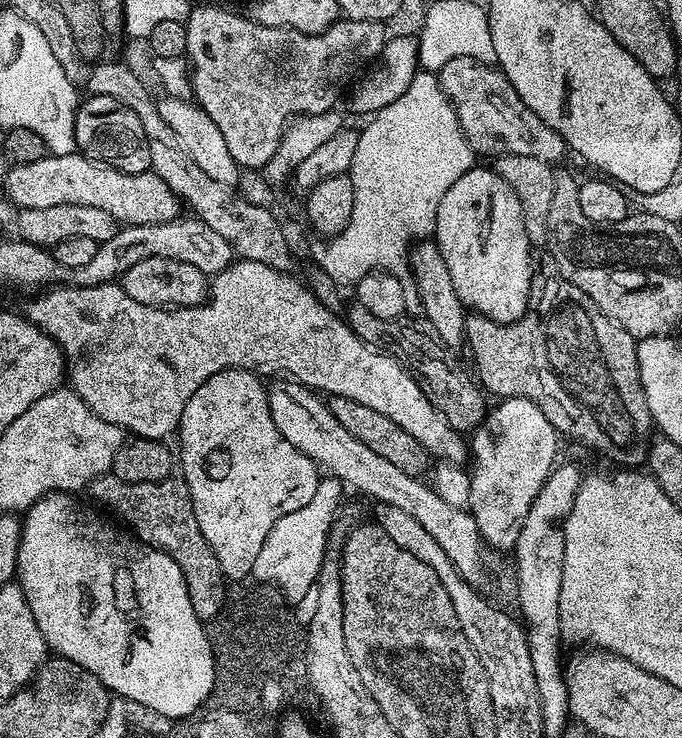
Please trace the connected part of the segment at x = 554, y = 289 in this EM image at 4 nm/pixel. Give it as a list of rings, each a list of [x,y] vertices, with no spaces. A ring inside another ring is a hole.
[[[544,254],[544,257],[539,257],[538,263],[535,265],[534,271],[532,273],[532,281],[530,282],[530,298],[528,299],[528,309],[522,314],[522,318],[520,320],[515,320],[512,324],[499,324],[498,322],[494,322],[490,318],[486,318],[485,316],[479,314],[472,314],[467,317],[464,321],[464,338],[466,341],[466,349],[468,348],[468,352],[472,355],[472,364],[476,367],[476,372],[474,371],[475,379],[478,381],[480,388],[483,389],[485,393],[491,394],[493,392],[496,395],[496,398],[511,398],[513,396],[517,396],[518,398],[522,398],[523,400],[529,400],[530,402],[534,402],[534,406],[538,406],[538,410],[542,410],[542,414],[546,414],[546,418],[552,425],[556,428],[557,433],[561,437],[564,436],[573,436],[576,440],[581,440],[582,443],[585,444],[588,448],[593,448],[596,452],[601,452],[602,455],[606,456],[608,459],[613,460],[614,463],[620,464],[616,466],[623,466],[628,470],[636,470],[641,467],[647,461],[648,458],[648,445],[652,443],[654,436],[653,433],[648,433],[648,431],[653,431],[654,425],[652,423],[652,415],[650,414],[650,406],[646,406],[646,394],[642,390],[642,378],[640,377],[640,371],[638,370],[638,354],[636,353],[636,345],[638,343],[635,336],[632,336],[626,330],[622,330],[618,327],[615,322],[611,318],[609,318],[606,314],[602,314],[602,310],[598,310],[598,306],[590,297],[586,294],[582,294],[582,290],[578,290],[578,286],[574,286],[570,281],[563,276],[558,270],[558,266],[556,265],[556,260],[551,256],[551,254]]]

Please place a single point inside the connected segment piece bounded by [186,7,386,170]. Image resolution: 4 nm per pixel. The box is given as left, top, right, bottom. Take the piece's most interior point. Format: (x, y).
(253, 80)

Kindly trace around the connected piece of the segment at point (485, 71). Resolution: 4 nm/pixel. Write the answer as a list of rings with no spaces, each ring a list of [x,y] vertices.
[[[463,56],[446,62],[438,75],[440,88],[454,106],[466,142],[477,157],[526,154],[526,158],[538,158],[551,165],[563,158],[566,153],[563,138],[550,130],[550,126],[546,126],[546,122],[542,122],[542,118],[538,118],[538,114],[534,114],[534,110],[530,110],[522,98],[518,98],[518,90],[510,86],[499,67]]]

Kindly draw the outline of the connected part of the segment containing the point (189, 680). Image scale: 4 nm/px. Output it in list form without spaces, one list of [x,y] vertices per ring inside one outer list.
[[[48,492],[38,502],[34,502],[23,513],[20,526],[20,545],[18,546],[18,566],[16,567],[16,580],[20,589],[24,591],[26,602],[34,614],[34,622],[38,622],[38,630],[42,630],[42,638],[48,643],[49,649],[57,657],[78,662],[82,670],[90,670],[98,682],[106,685],[109,693],[123,698],[125,701],[133,700],[144,708],[164,716],[168,720],[181,720],[189,716],[197,704],[201,704],[212,684],[212,659],[210,659],[210,642],[204,633],[206,624],[198,618],[194,606],[190,606],[190,599],[186,588],[186,578],[182,578],[182,570],[178,570],[178,562],[170,558],[167,553],[161,552],[143,541],[137,539],[131,531],[123,527],[115,528],[107,524],[100,516],[95,516],[84,504],[76,501],[75,495],[67,492]]]

